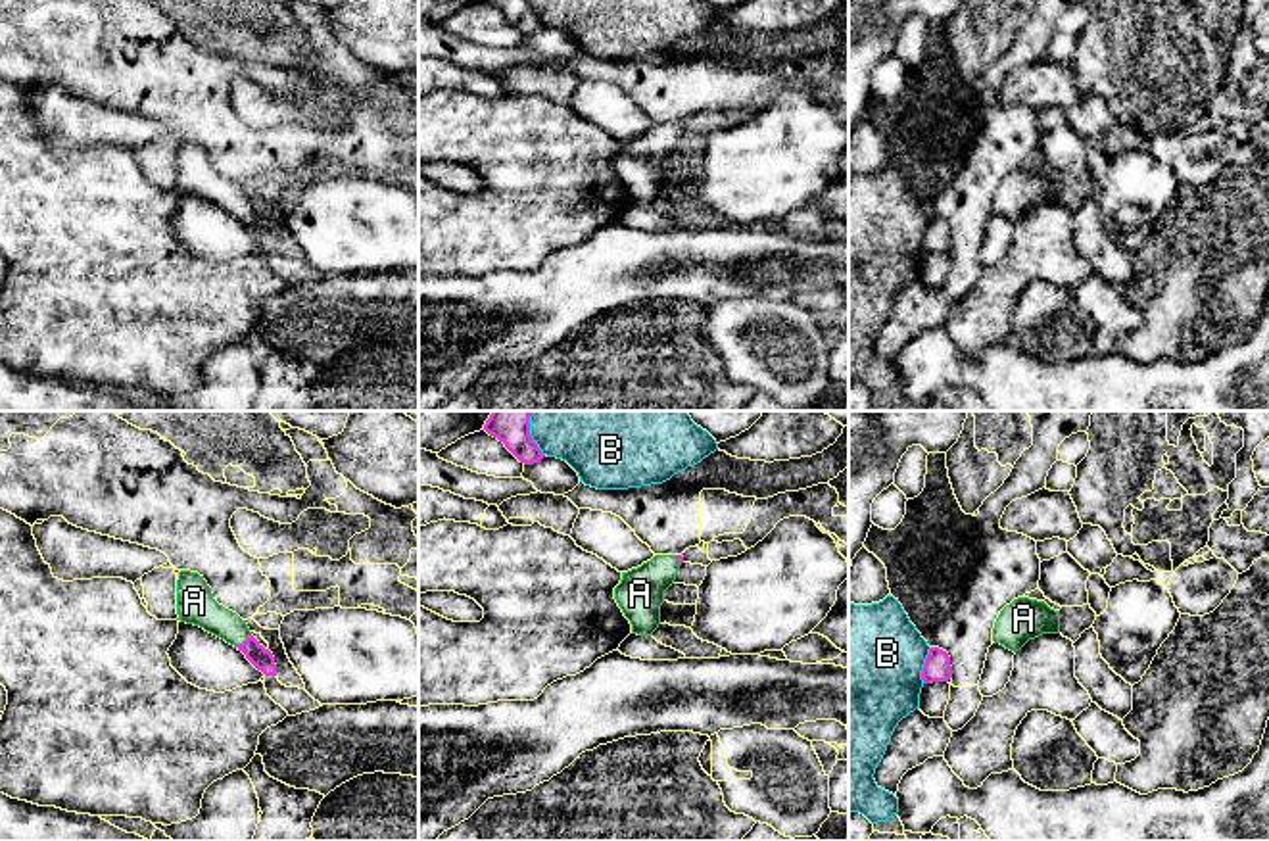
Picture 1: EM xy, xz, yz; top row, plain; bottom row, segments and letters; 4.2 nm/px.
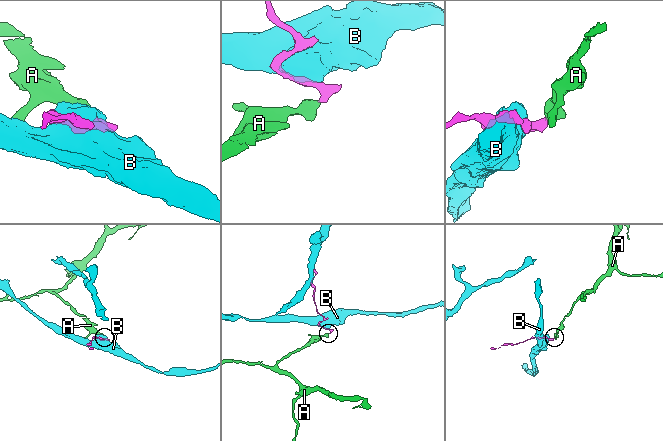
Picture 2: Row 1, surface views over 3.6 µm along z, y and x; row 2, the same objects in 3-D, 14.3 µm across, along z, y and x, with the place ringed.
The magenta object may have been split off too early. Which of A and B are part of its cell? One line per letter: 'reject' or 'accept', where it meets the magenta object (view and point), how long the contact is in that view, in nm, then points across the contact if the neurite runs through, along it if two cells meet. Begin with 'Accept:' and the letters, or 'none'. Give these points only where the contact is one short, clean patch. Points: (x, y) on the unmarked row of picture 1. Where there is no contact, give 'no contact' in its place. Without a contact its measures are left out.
Accept: A
A: accept; contact xy (246, 210); length 90 nm; way xy (258, 225), (246, 210), (198, 177)
B: reject; contact yz (924, 235); length 160 nm

